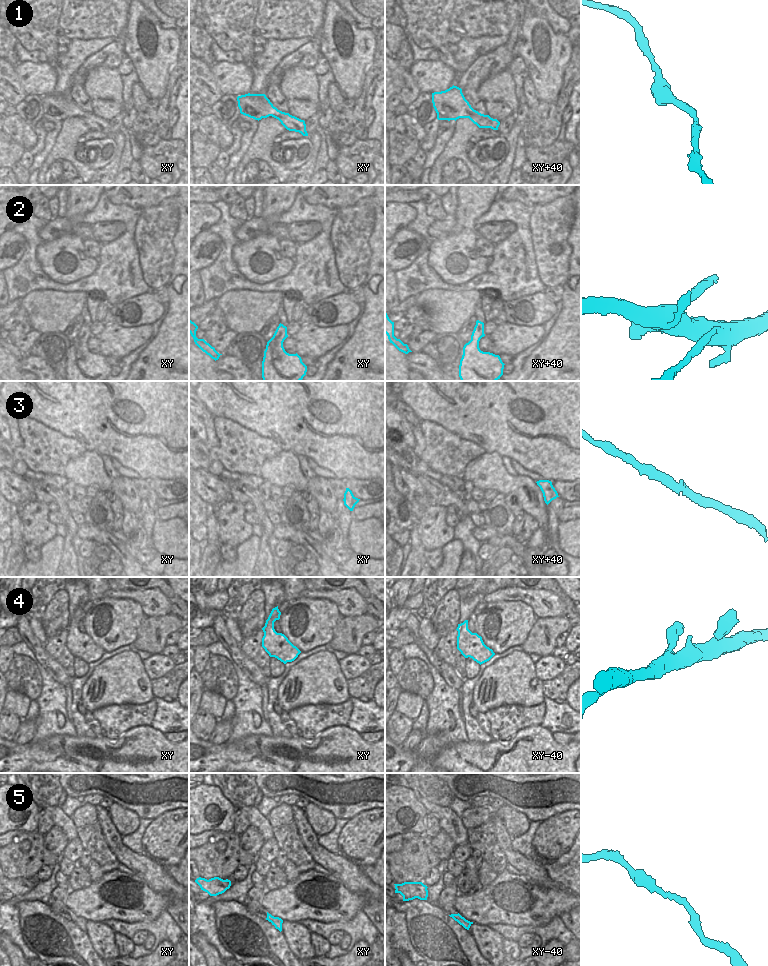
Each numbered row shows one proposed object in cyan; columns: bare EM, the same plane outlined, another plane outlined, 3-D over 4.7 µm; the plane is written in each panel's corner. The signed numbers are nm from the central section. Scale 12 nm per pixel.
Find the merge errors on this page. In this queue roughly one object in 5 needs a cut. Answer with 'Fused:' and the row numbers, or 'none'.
Fused: none

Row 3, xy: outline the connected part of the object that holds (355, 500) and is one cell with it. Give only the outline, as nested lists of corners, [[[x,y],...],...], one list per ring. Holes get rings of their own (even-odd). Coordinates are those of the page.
[[[346,488],[344,493],[344,505],[350,510],[353,511],[355,505],[359,502],[360,499],[356,498],[352,491],[349,488]]]

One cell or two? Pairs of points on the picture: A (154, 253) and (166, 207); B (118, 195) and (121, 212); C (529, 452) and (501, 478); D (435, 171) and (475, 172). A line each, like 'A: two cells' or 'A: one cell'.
A: one cell
B: two cells
C: two cells
D: one cell

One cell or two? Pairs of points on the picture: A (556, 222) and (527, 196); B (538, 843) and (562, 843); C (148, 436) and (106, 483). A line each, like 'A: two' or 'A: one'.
A: two
B: one
C: two

